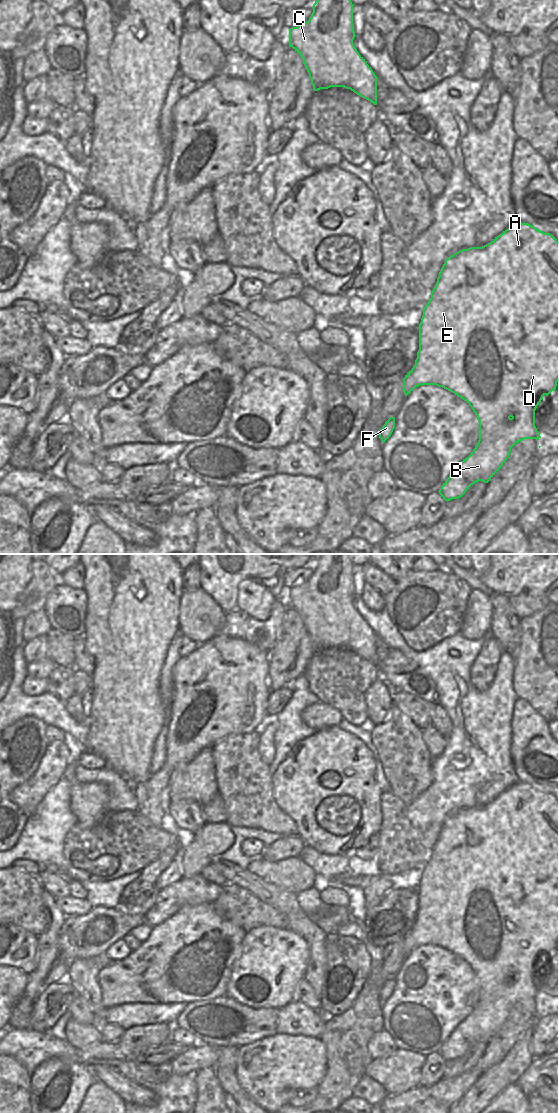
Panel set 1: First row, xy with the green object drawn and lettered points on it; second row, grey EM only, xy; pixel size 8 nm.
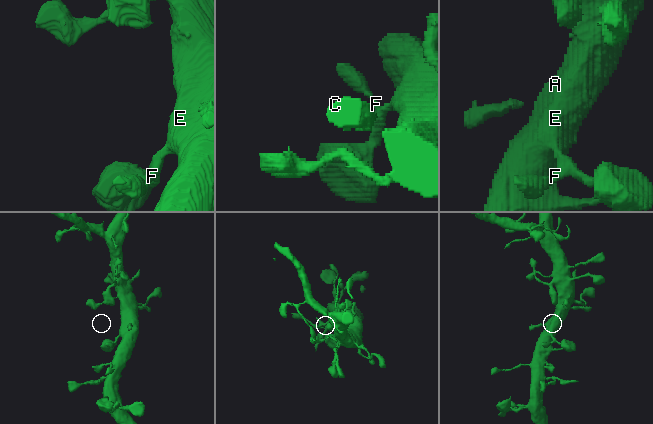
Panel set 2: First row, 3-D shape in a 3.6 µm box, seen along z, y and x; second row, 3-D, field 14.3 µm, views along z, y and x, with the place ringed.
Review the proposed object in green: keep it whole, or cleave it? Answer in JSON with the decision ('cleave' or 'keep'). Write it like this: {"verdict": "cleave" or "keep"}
{"verdict": "keep"}

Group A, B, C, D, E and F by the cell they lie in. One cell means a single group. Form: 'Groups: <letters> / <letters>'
Groups: A B C D E F

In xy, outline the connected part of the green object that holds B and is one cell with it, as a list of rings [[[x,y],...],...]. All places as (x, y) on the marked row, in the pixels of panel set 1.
[[[518,222],[482,247],[462,249],[448,257],[431,291],[431,298],[423,308],[419,324],[419,350],[413,368],[403,378],[405,396],[420,385],[442,387],[466,401],[479,422],[479,440],[471,454],[463,459],[438,491],[445,501],[458,499],[476,482],[488,483],[507,460],[511,448],[524,439],[541,438],[535,426],[535,410],[544,395],[556,389],[559,381],[559,242],[550,233],[544,233],[528,223]]]

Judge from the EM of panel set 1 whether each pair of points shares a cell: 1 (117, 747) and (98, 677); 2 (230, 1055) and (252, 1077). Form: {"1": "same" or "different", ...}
{"1": "same", "2": "different"}

